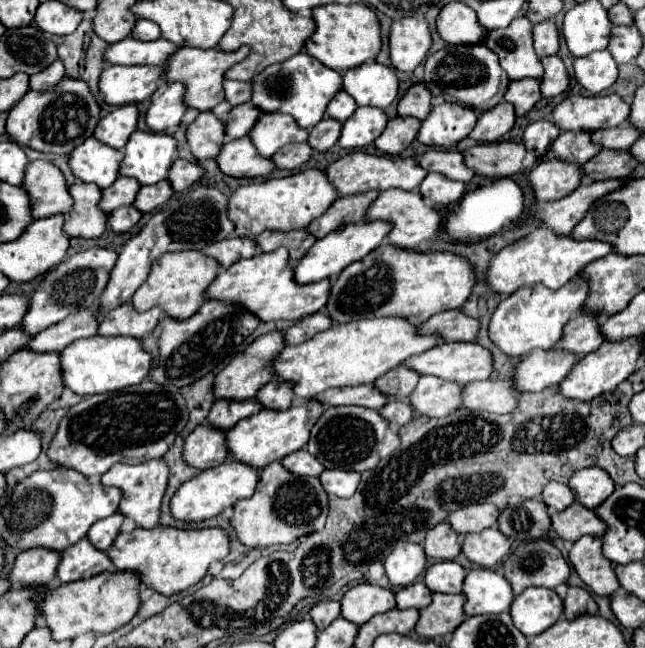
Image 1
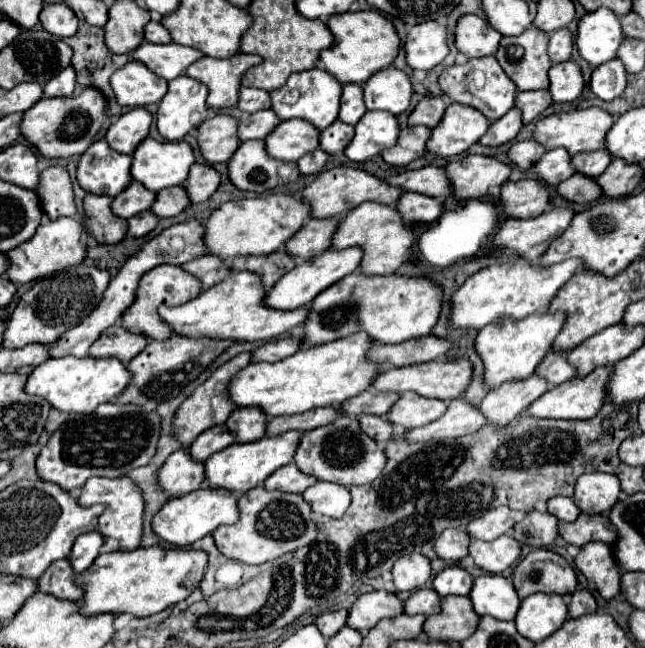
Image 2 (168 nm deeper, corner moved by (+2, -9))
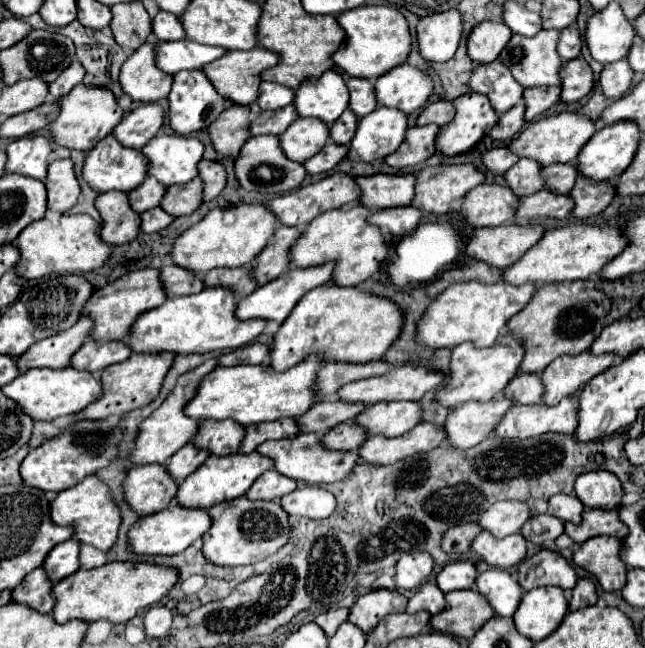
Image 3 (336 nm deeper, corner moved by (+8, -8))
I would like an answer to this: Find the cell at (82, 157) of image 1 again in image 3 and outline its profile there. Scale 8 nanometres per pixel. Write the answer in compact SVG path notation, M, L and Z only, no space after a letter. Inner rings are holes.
M106 136L102 138L84 158L82 166L82 178L90 184L94 192L108 192L108 190L120 190L120 192L130 192L136 188L144 178L146 178L148 166L140 150L124 148L116 142L116 138Z

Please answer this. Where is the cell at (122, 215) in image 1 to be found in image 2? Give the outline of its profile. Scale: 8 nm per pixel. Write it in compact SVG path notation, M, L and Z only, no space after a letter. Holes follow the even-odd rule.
M146 211L146 213L140 213L140 215L132 217L132 219L128 219L128 223L130 223L128 235L144 237L144 235L148 235L160 223L160 219L152 211Z

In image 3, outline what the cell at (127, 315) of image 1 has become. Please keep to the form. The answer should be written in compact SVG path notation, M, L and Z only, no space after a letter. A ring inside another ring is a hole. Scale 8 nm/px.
M86 340L82 348L72 356L72 366L88 372L100 372L110 364L118 364L126 360L132 354L130 346L120 340L112 342L98 342L98 340Z

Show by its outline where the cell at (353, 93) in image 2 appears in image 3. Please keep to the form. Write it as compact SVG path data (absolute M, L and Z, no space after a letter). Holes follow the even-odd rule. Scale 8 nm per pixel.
M350 78L346 82L348 92L350 92L350 110L360 118L366 116L368 112L372 112L378 104L372 92L372 84L364 78Z

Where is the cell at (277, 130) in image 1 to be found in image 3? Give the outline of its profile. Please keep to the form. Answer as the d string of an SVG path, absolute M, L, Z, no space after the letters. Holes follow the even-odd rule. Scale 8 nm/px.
M298 118L278 136L284 154L294 162L304 162L328 140L328 126L316 118Z

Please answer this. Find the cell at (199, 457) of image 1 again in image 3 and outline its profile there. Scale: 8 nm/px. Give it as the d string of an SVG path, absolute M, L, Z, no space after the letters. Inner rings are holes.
M164 464L134 466L124 480L126 500L138 514L152 514L168 508L178 494L178 482Z

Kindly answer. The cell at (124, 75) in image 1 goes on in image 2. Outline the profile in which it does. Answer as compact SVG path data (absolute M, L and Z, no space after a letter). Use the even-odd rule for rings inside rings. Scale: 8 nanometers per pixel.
M128 61L110 79L116 99L124 107L142 107L162 101L168 91L168 81L154 75L140 61Z

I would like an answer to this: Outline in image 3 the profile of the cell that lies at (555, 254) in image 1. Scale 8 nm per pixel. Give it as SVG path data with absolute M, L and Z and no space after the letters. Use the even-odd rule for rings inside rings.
M480 280L456 282L428 306L426 314L418 322L416 340L428 348L454 348L466 340L474 342L478 348L492 346L498 334L508 324L508 320L516 316L516 312L526 308L534 292L536 292L534 284L522 284L522 286L512 286L508 282L484 284Z

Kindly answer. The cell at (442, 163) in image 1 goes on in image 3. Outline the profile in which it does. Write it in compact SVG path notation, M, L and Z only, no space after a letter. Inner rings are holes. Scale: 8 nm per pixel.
M374 174L356 178L362 196L360 204L368 208L386 208L386 206L404 206L414 198L416 174Z

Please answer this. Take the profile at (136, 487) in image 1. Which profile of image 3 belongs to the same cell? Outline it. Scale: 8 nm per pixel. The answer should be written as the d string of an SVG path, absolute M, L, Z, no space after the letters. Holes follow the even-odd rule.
M88 476L80 484L68 488L66 492L60 492L52 500L50 516L54 524L72 524L74 526L74 538L80 540L82 544L92 544L102 552L108 552L116 540L118 540L118 530L122 524L120 508L112 498L112 492L106 482L102 482L98 476Z

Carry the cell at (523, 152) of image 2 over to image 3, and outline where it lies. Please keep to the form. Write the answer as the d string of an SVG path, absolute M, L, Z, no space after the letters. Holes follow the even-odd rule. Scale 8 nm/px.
M500 146L500 148L492 148L484 154L484 164L494 174L504 174L518 162L518 158L520 156L514 154L508 146Z

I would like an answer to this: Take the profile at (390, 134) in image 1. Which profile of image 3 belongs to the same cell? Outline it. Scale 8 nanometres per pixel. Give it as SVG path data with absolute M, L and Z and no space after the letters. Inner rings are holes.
M428 124L428 126L414 126L406 130L406 138L400 144L400 148L392 154L388 154L384 160L388 166L392 168L408 168L408 166L416 166L420 162L424 162L428 156L432 156L434 150L434 138L438 134L438 126L436 124Z

